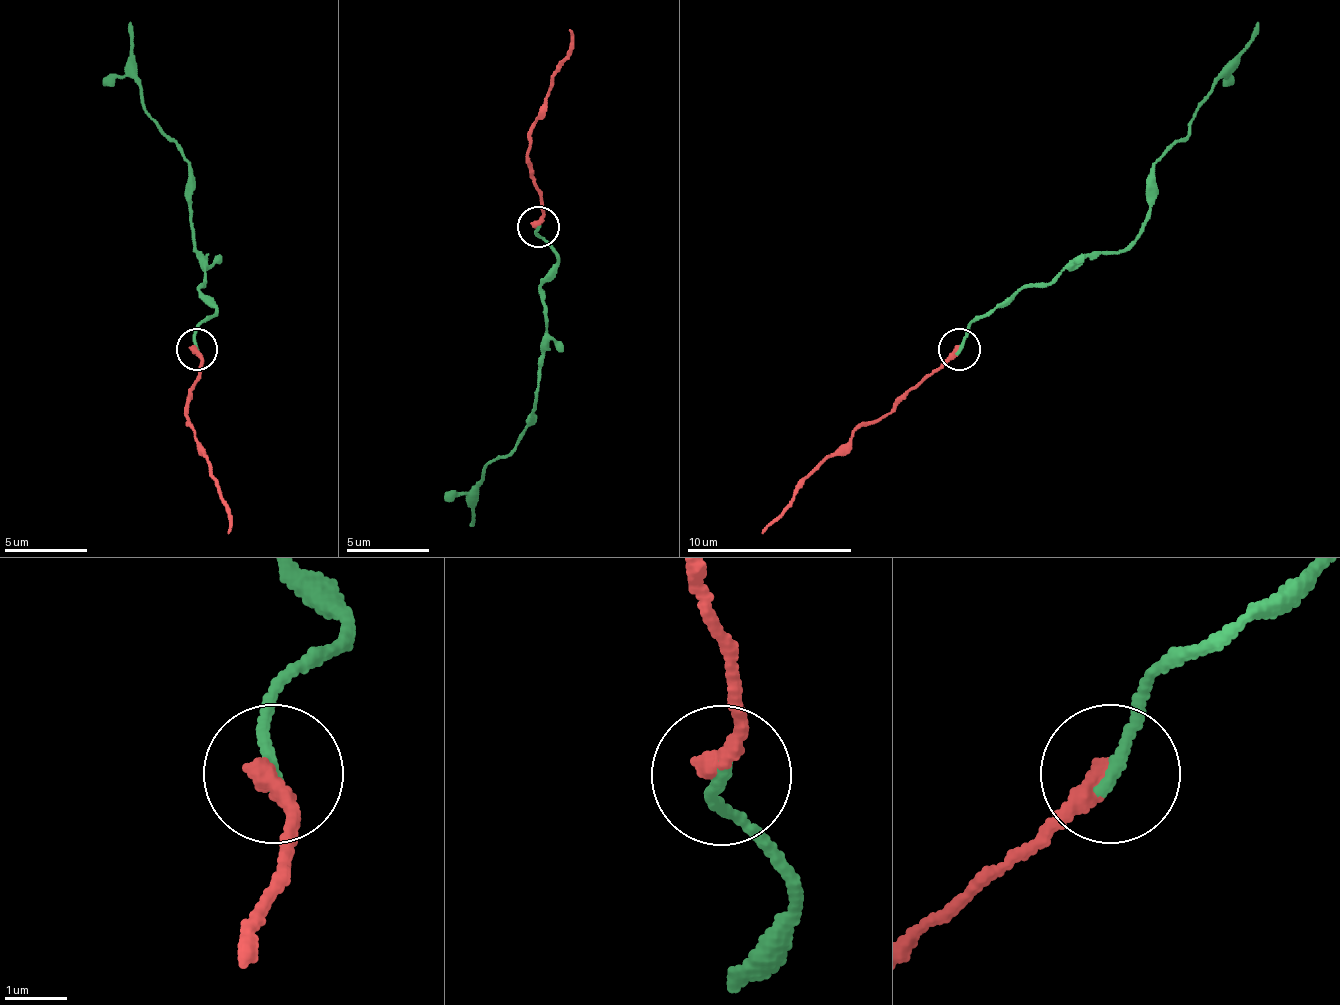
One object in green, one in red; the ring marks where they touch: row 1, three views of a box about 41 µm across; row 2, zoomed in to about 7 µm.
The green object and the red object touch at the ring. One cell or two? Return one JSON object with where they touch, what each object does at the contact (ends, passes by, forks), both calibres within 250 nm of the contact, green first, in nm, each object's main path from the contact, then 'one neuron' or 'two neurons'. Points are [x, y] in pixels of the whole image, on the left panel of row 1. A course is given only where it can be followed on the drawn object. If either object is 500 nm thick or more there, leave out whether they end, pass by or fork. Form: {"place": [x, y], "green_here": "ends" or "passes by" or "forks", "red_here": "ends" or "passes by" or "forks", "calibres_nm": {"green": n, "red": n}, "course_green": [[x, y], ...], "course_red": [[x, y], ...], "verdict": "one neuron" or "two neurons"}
{"place": [197, 349], "green_here": "ends", "red_here": "ends", "calibres_nm": {"green": 220, "red": 340}, "course_green": [[198, 350], [198, 329], [214, 313], [202, 288], [206, 267], [193, 238], [189, 172], [144, 105], [127, 23]], "course_red": [[198, 350], [202, 375], [185, 416], [227, 508], [227, 532]], "verdict": "one neuron"}

